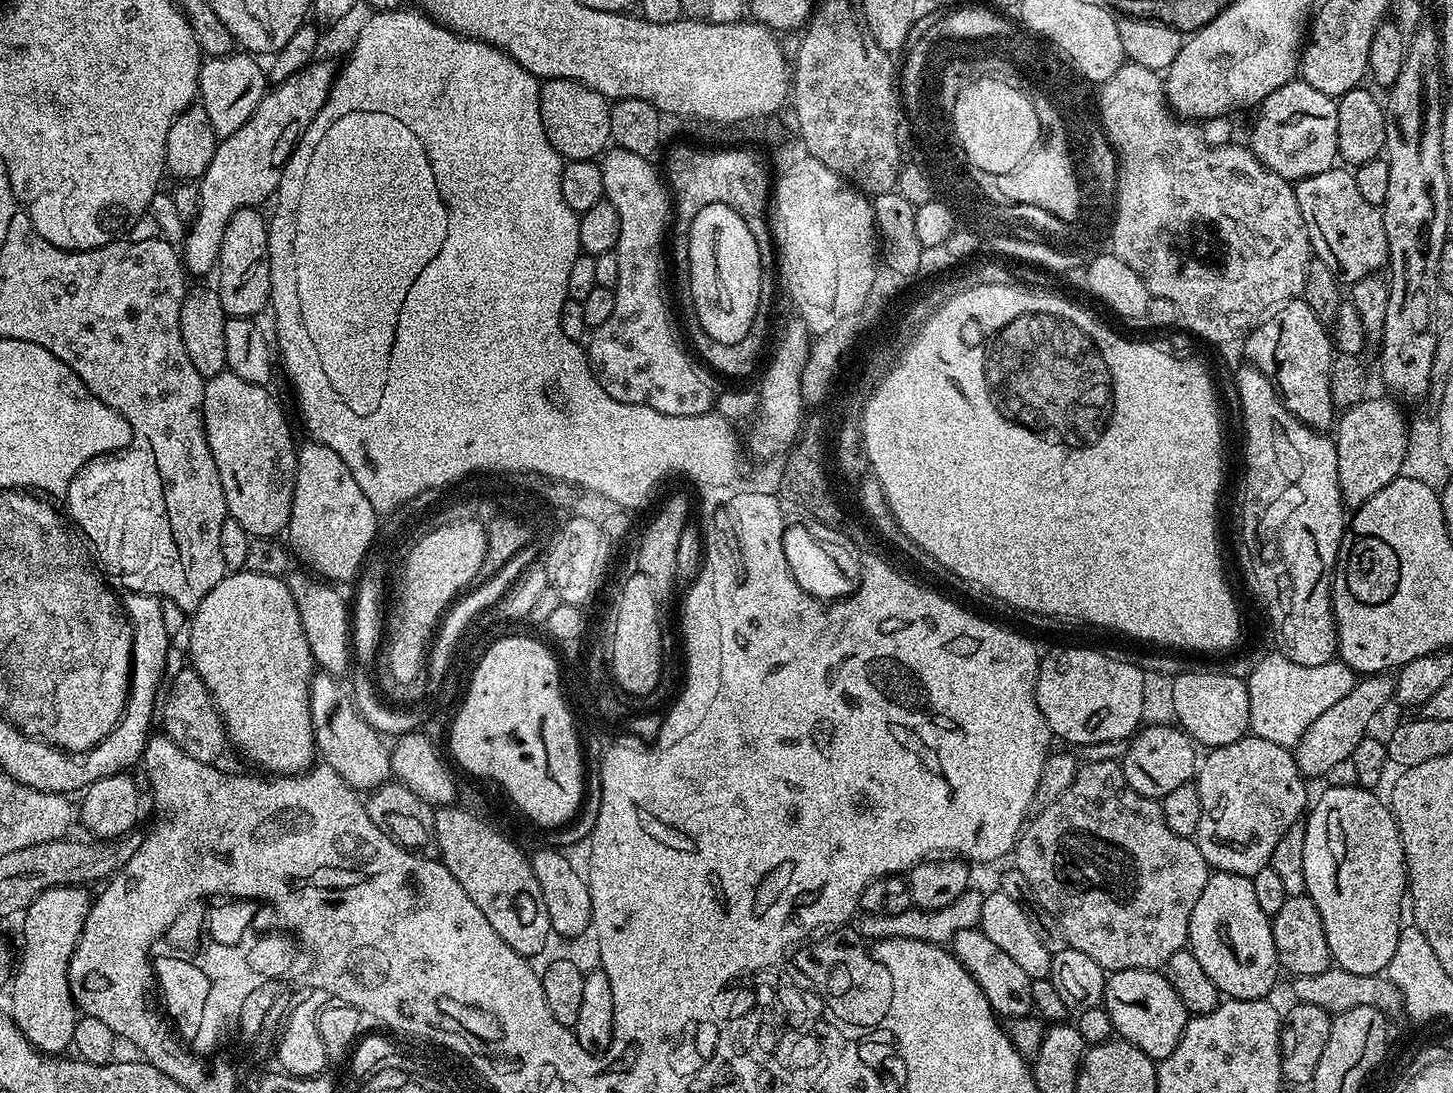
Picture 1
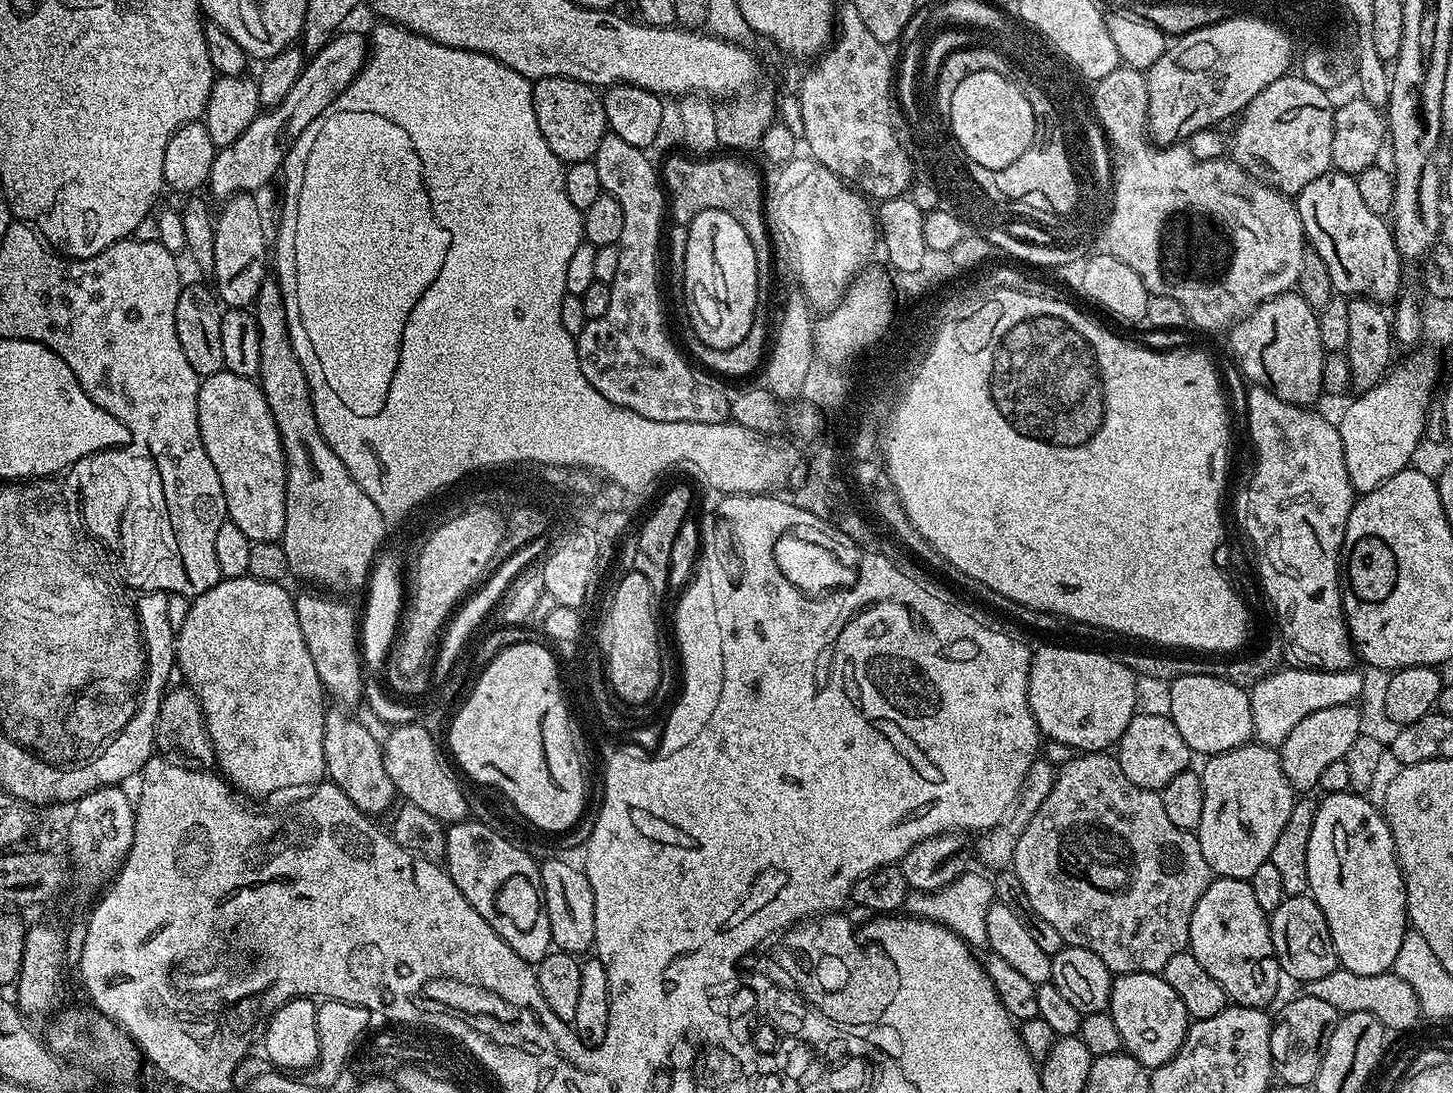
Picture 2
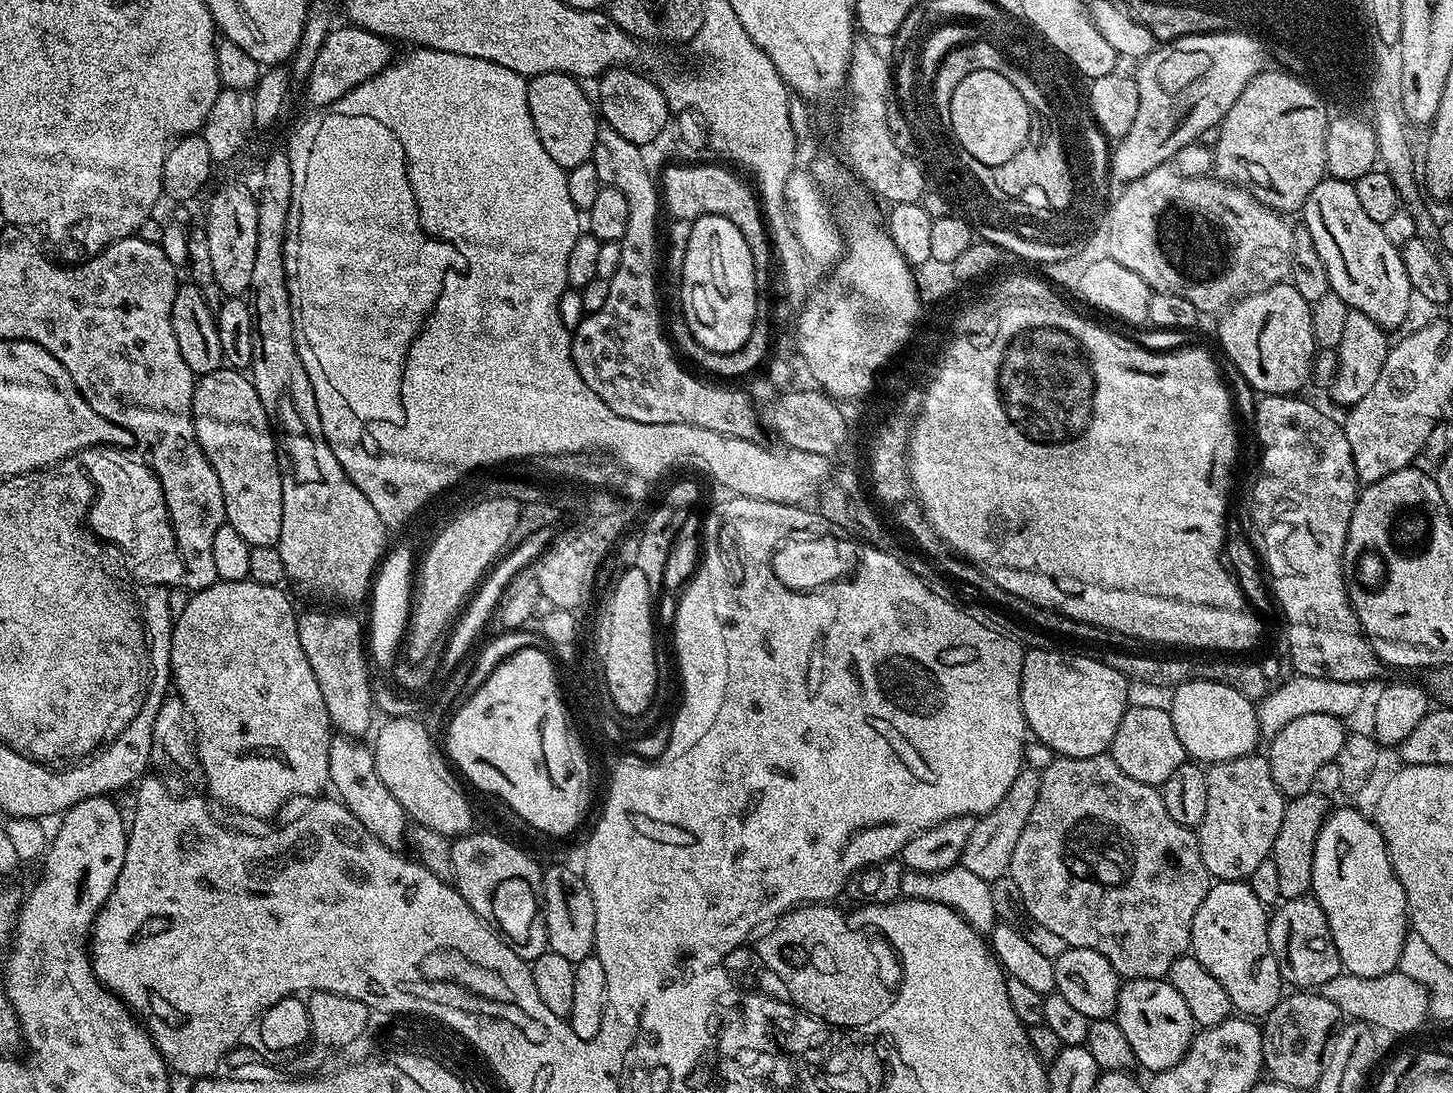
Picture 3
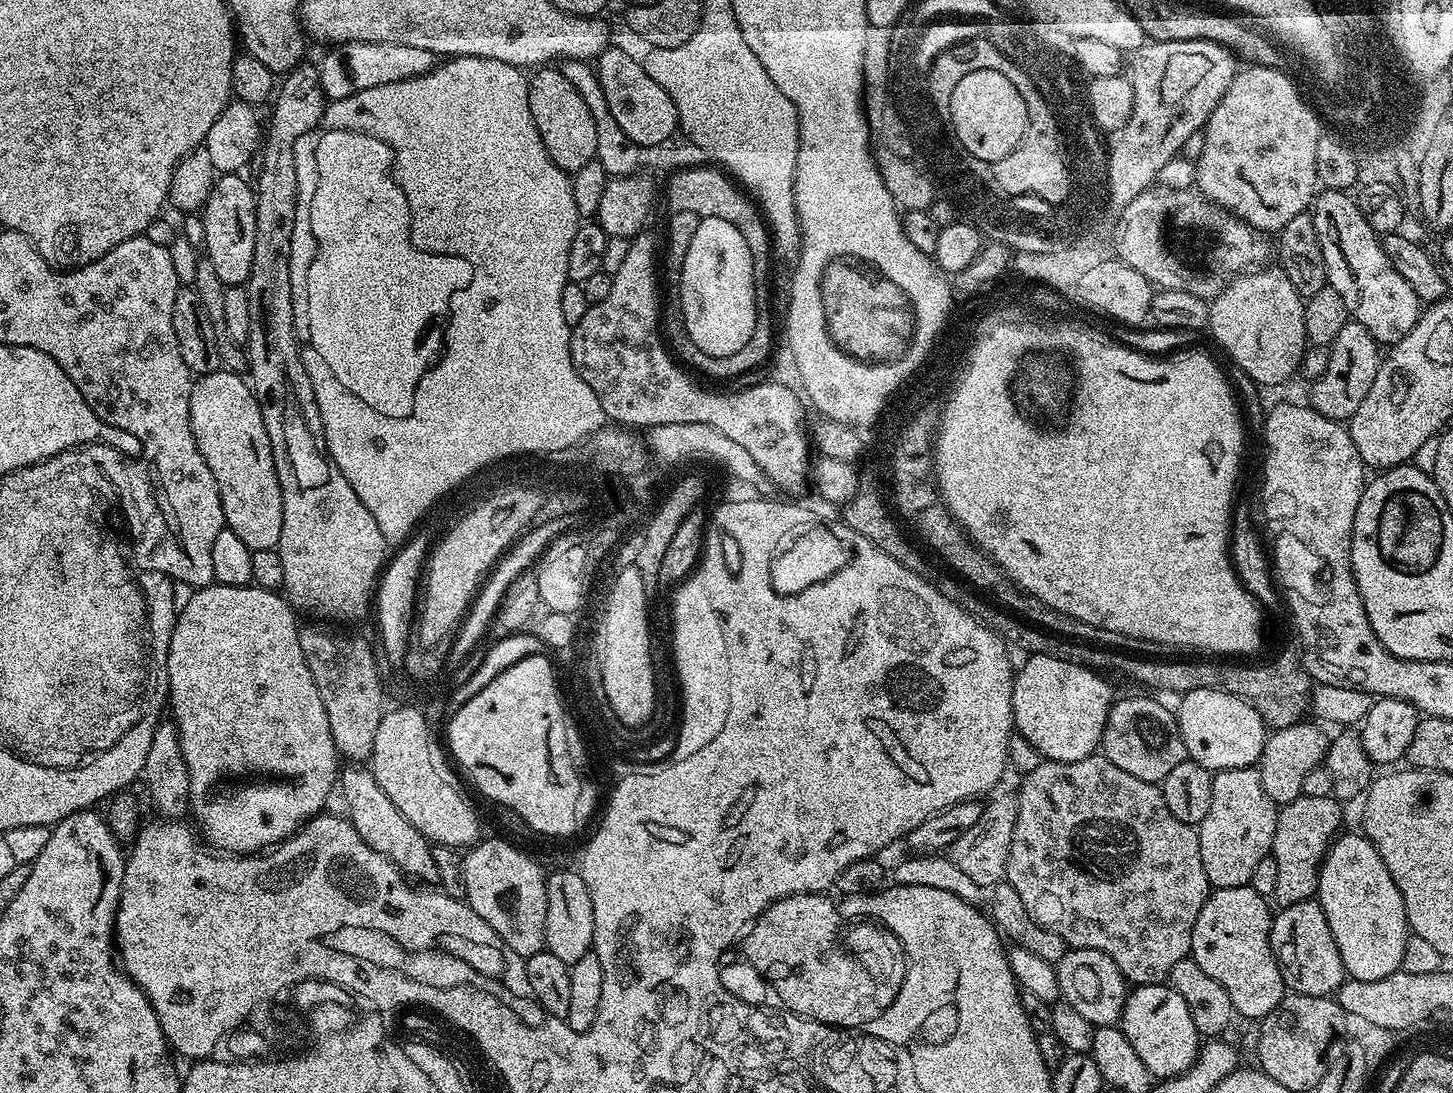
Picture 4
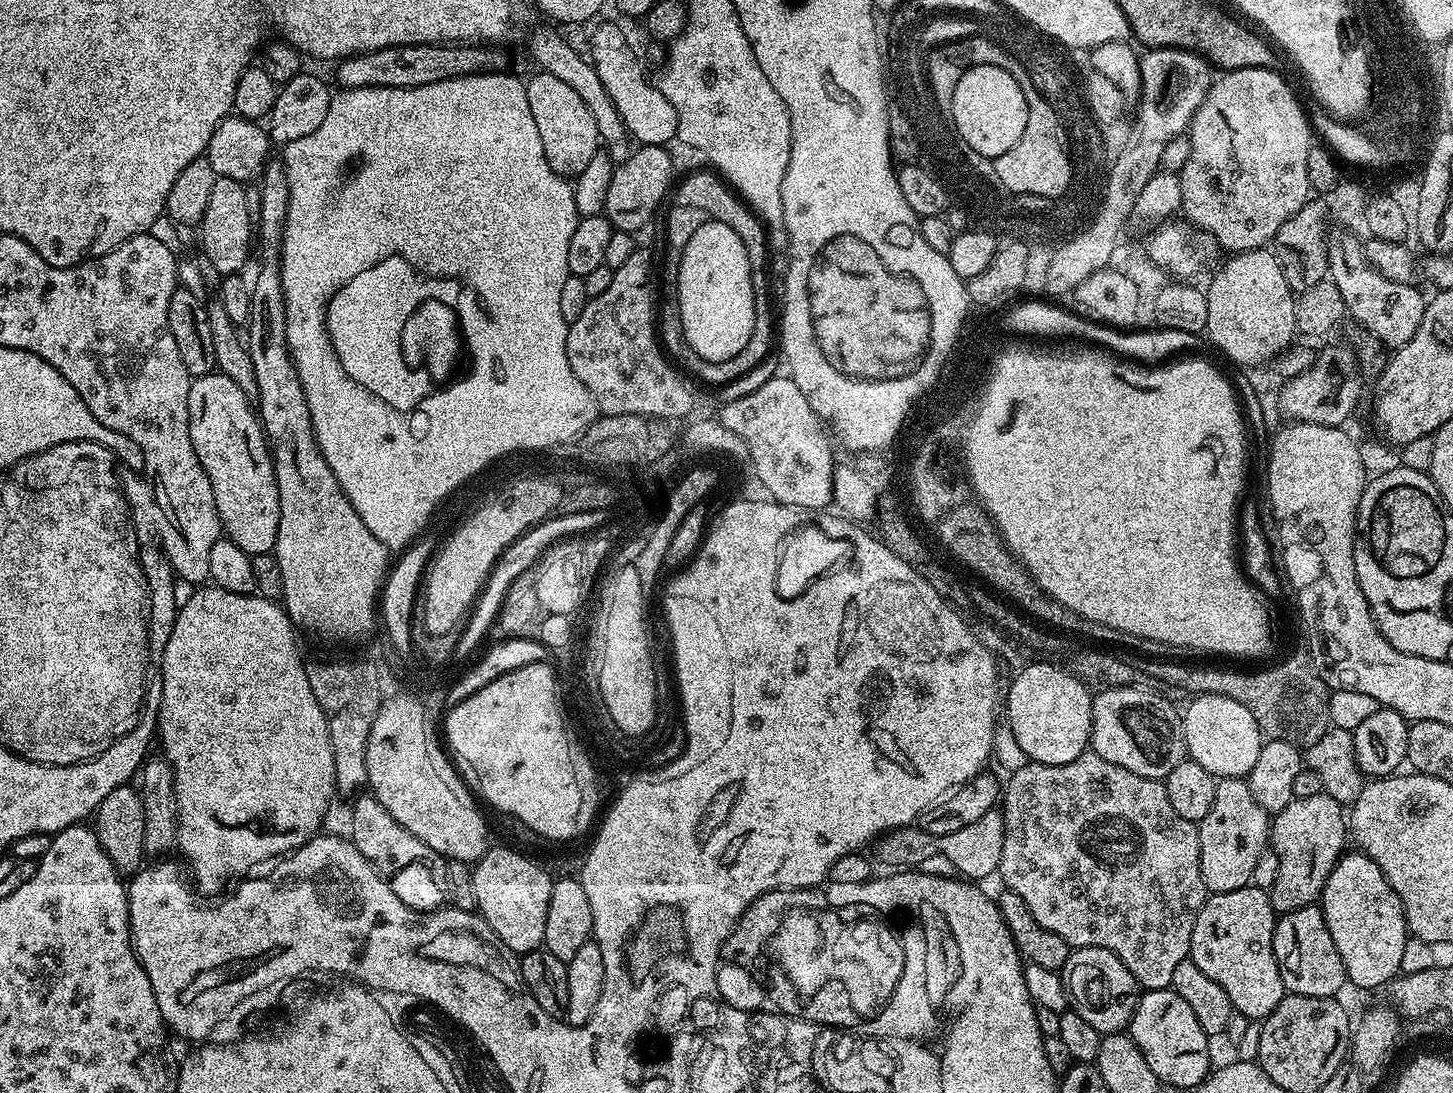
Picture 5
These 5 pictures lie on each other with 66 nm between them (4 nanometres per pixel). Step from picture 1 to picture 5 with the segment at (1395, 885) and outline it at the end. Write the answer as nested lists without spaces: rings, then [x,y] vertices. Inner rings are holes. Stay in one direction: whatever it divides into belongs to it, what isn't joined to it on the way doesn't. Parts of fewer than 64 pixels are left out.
[[[1356,850],[1353,856],[1341,855],[1335,868],[1328,876],[1322,893],[1322,911],[1328,924],[1330,934],[1334,938],[1334,946],[1338,946],[1338,954],[1344,963],[1347,979],[1352,980],[1360,988],[1376,988],[1400,972],[1402,950],[1410,938],[1407,923],[1404,919],[1404,905],[1396,896],[1396,891],[1388,885],[1382,869],[1377,866],[1363,851]]]

